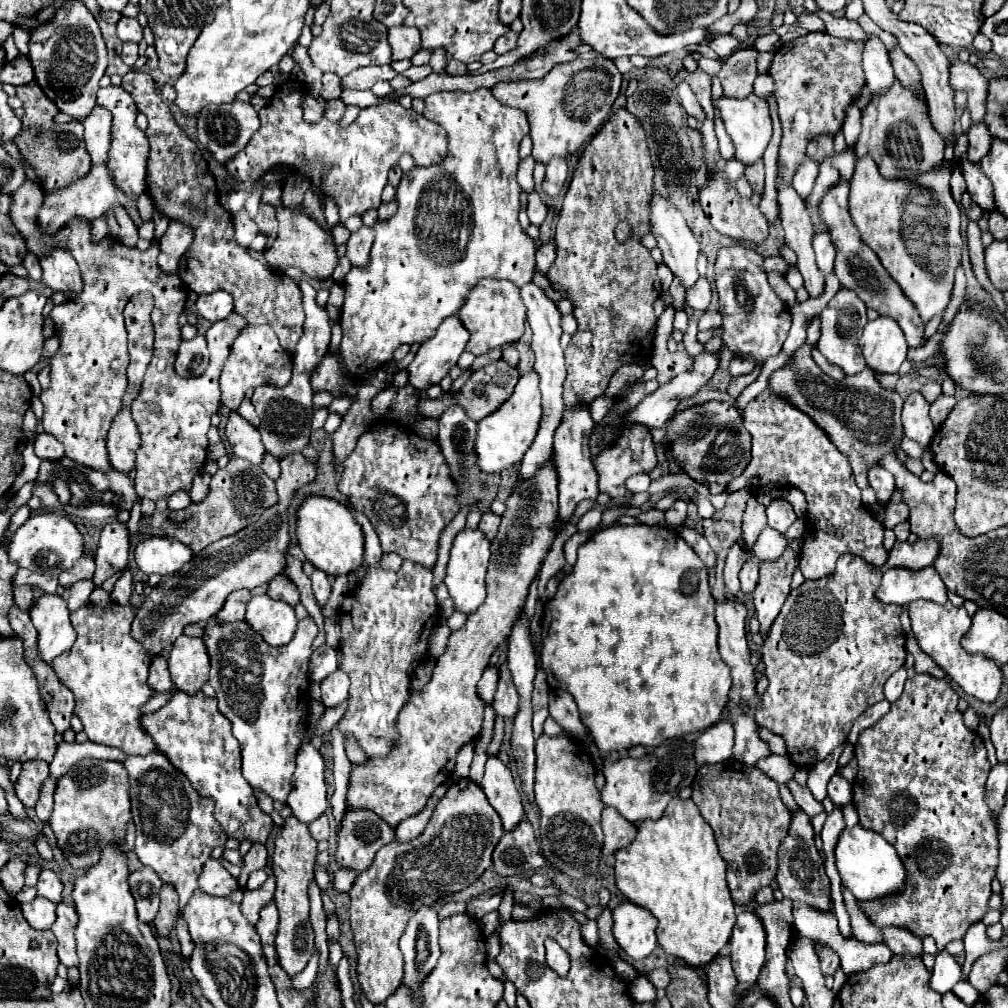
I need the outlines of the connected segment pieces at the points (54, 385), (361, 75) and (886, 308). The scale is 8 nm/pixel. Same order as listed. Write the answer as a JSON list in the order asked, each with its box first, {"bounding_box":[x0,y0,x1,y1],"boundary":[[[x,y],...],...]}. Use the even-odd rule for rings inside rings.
[{"bounding_box":[11,192,247,502],"boundary":[[[15,192],[11,202],[11,220],[15,220],[15,228],[21,236],[27,240],[27,248],[35,256],[45,256],[53,248],[65,248],[73,254],[77,264],[81,266],[83,272],[83,292],[79,298],[79,306],[55,306],[51,310],[50,316],[55,320],[57,326],[57,336],[61,340],[61,346],[57,354],[51,358],[51,386],[49,390],[41,392],[39,400],[45,406],[43,412],[43,430],[65,446],[65,456],[71,458],[73,462],[89,466],[89,458],[95,458],[97,454],[97,428],[109,428],[113,416],[122,407],[122,398],[127,389],[126,368],[129,358],[127,358],[127,330],[123,322],[123,306],[127,300],[137,294],[139,290],[149,290],[155,298],[155,308],[151,312],[151,322],[153,322],[153,332],[155,332],[155,344],[153,344],[153,360],[147,366],[147,378],[141,386],[141,392],[137,394],[135,402],[131,404],[133,420],[137,424],[139,436],[141,436],[141,448],[137,452],[135,468],[137,468],[137,496],[139,498],[149,498],[157,502],[159,498],[169,498],[177,490],[191,490],[195,474],[203,468],[203,462],[207,458],[207,430],[211,426],[211,414],[219,410],[221,406],[221,390],[219,390],[219,372],[223,362],[227,360],[229,354],[229,344],[239,336],[239,328],[247,326],[239,314],[231,312],[227,320],[215,322],[207,330],[207,344],[209,344],[209,354],[211,362],[207,370],[197,376],[197,378],[181,378],[173,370],[173,360],[175,352],[181,344],[181,326],[179,326],[179,316],[183,312],[187,292],[183,282],[179,280],[177,274],[163,274],[157,268],[157,256],[159,256],[159,246],[151,244],[145,252],[137,248],[129,248],[123,244],[117,244],[113,238],[103,238],[99,246],[93,246],[89,242],[89,226],[65,226],[53,236],[41,234],[41,228],[37,226],[37,210],[29,210],[29,194],[27,192]]]},{"bounding_box":[341,64,397,90],"boundary":[[[383,64],[383,66],[367,66],[367,68],[357,68],[355,72],[347,74],[341,78],[341,88],[357,88],[357,90],[369,90],[377,80],[391,80],[395,78],[397,72]]]},{"bounding_box":[819,182,927,348],"boundary":[[[839,182],[837,186],[833,186],[821,200],[819,204],[819,216],[821,220],[827,224],[831,240],[835,244],[837,256],[835,256],[835,276],[839,278],[841,286],[855,292],[867,308],[873,308],[879,312],[879,316],[889,316],[893,320],[897,320],[897,324],[901,326],[905,340],[909,344],[909,348],[919,348],[927,342],[925,338],[925,324],[915,308],[915,304],[903,294],[903,290],[899,288],[899,284],[889,276],[889,272],[883,268],[883,264],[879,262],[877,254],[867,248],[863,244],[863,240],[859,238],[859,232],[849,216],[847,210],[847,196],[849,196],[849,184],[847,182]]]}]

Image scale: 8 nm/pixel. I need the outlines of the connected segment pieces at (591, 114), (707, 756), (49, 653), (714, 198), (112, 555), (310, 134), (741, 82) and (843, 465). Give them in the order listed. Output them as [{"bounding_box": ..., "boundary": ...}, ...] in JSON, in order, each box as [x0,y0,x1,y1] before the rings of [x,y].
[{"bounding_box":[491,58,621,164],"boundary":[[[607,58],[571,60],[563,62],[541,80],[499,82],[491,88],[493,96],[505,104],[527,114],[529,136],[533,142],[531,156],[535,162],[547,164],[551,158],[565,158],[579,152],[591,136],[595,136],[609,118],[611,106],[621,88],[621,72]]]},{"bounding_box":[695,722,733,768],"boundary":[[[719,722],[697,736],[695,762],[697,768],[705,764],[717,764],[731,758],[733,752],[733,726],[729,722]]]},{"bounding_box":[31,594,75,666],"boundary":[[[43,594],[31,610],[33,626],[37,628],[37,652],[49,666],[53,658],[69,650],[75,642],[75,630],[69,622],[69,610],[61,596]]]},{"bounding_box":[699,168,767,242],"boundary":[[[721,168],[707,170],[705,184],[699,188],[699,202],[709,218],[711,226],[725,236],[731,236],[735,240],[747,240],[747,242],[763,242],[767,238],[767,218],[761,214],[759,206],[753,206],[747,198],[741,198],[735,190],[735,184],[727,178],[727,174]]]},{"bounding_box":[93,522,129,588],"boundary":[[[111,522],[101,532],[101,542],[95,552],[95,564],[97,570],[93,574],[93,584],[99,588],[103,580],[113,576],[115,572],[121,572],[127,568],[129,558],[129,532],[127,524]]]},{"bounding_box":[225,78,447,220],"boundary":[[[295,78],[287,80],[285,84],[281,84],[277,88],[277,92],[269,100],[269,104],[259,110],[261,126],[249,140],[247,148],[243,148],[243,152],[235,154],[225,164],[225,170],[231,178],[255,182],[275,164],[289,166],[289,168],[297,170],[299,174],[307,176],[311,180],[311,186],[317,192],[331,198],[339,206],[341,220],[347,220],[353,214],[363,214],[369,208],[379,208],[381,192],[387,184],[387,172],[391,166],[397,164],[401,154],[411,154],[415,158],[417,166],[439,164],[439,162],[443,162],[443,156],[447,156],[447,132],[443,132],[443,128],[439,124],[429,122],[421,114],[417,114],[413,110],[405,110],[399,102],[387,102],[387,104],[363,108],[351,126],[341,128],[339,122],[329,122],[327,118],[323,118],[317,124],[303,122],[303,108],[301,108],[303,92],[305,92],[303,82],[299,82]]]},{"bounding_box":[717,49,757,98],"boundary":[[[740,49],[727,58],[721,72],[717,74],[727,96],[743,98],[753,92],[753,80],[757,78],[755,58],[756,49]]]},{"bounding_box":[725,390,887,580],"boundary":[[[769,390],[751,400],[743,410],[743,422],[751,434],[751,462],[743,474],[727,482],[725,492],[761,488],[761,484],[779,484],[803,490],[807,498],[807,532],[803,538],[803,554],[799,568],[807,580],[829,576],[841,554],[849,552],[863,560],[883,566],[887,552],[883,548],[883,524],[873,520],[861,502],[847,456],[843,456],[827,438],[827,434],[813,424],[813,420],[773,396]]]}]

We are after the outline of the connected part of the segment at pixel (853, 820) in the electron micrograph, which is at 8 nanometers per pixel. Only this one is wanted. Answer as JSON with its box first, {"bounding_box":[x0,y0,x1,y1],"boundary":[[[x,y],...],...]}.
{"bounding_box":[842,803,859,828],"boundary":[[[852,803],[845,805],[842,808],[842,812],[847,828],[853,828],[853,826],[859,824],[859,816]]]}

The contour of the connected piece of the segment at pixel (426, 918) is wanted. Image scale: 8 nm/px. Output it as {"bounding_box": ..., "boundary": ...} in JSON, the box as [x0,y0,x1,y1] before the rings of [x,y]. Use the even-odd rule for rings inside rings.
{"bounding_box":[401,908,439,1004],"boundary":[[[421,908],[407,924],[401,936],[401,952],[405,958],[405,976],[401,984],[413,992],[415,1004],[421,1004],[421,984],[435,968],[439,958],[439,918],[433,908]]]}

